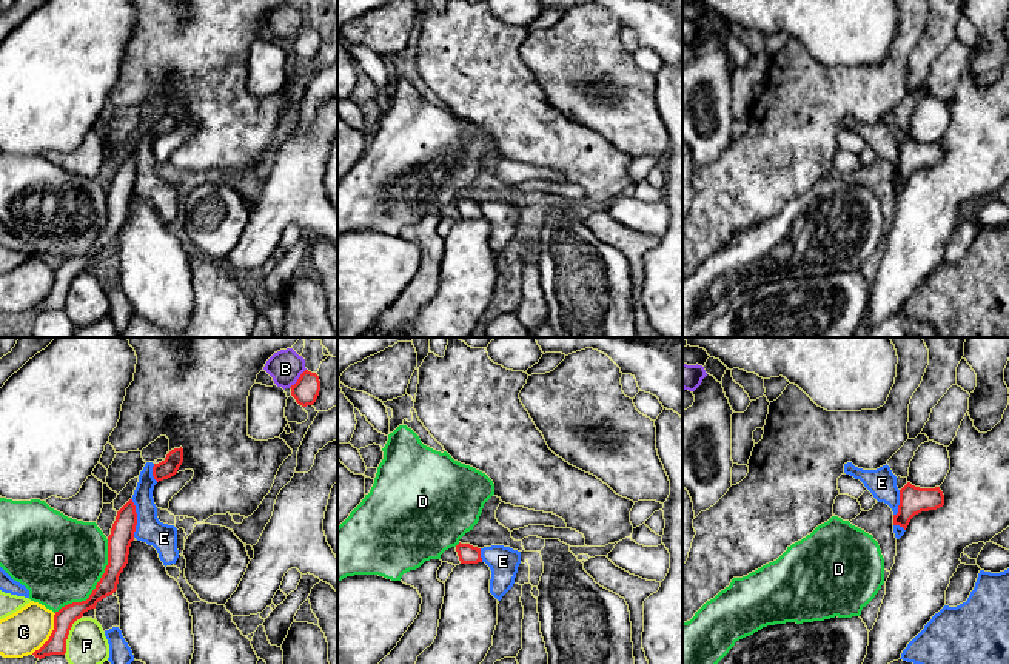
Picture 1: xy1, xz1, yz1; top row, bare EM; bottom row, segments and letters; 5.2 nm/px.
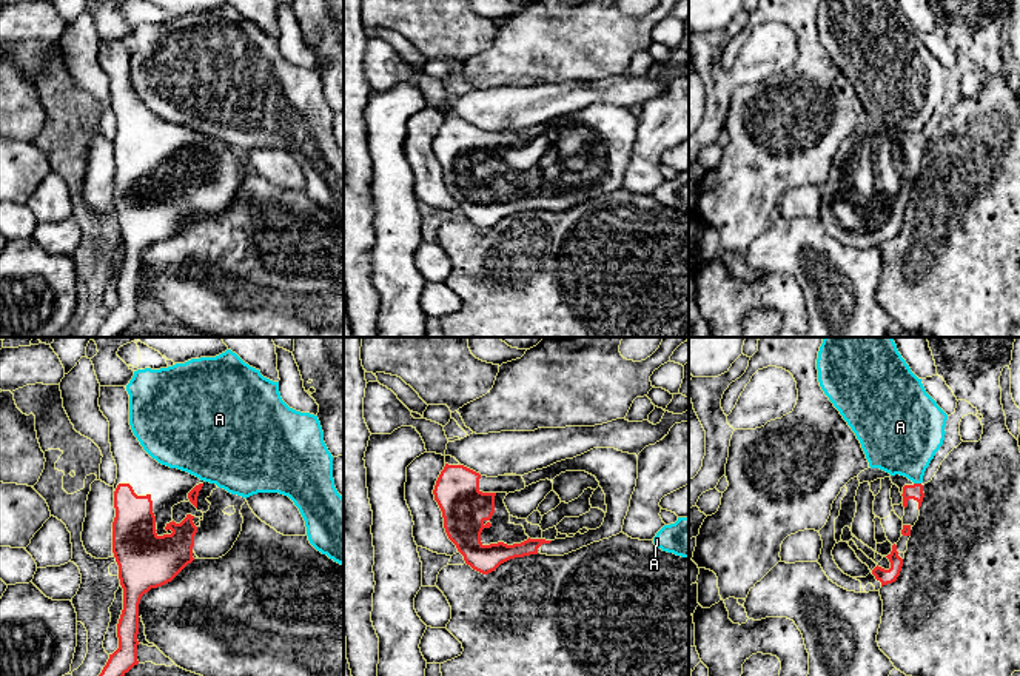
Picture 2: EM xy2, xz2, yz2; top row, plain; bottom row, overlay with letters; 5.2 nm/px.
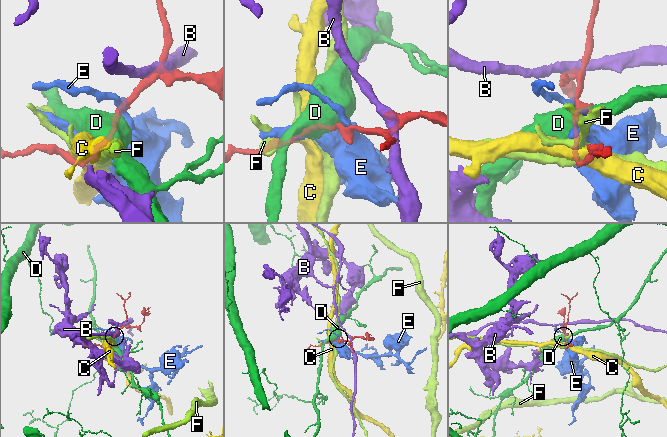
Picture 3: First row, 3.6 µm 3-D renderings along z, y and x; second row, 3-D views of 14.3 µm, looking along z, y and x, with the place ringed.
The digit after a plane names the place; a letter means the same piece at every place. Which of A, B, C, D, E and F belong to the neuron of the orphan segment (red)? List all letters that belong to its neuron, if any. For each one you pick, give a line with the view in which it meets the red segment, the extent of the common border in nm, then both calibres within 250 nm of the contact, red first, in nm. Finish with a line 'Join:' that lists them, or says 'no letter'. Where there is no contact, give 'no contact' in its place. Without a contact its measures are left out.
Join: no letter

